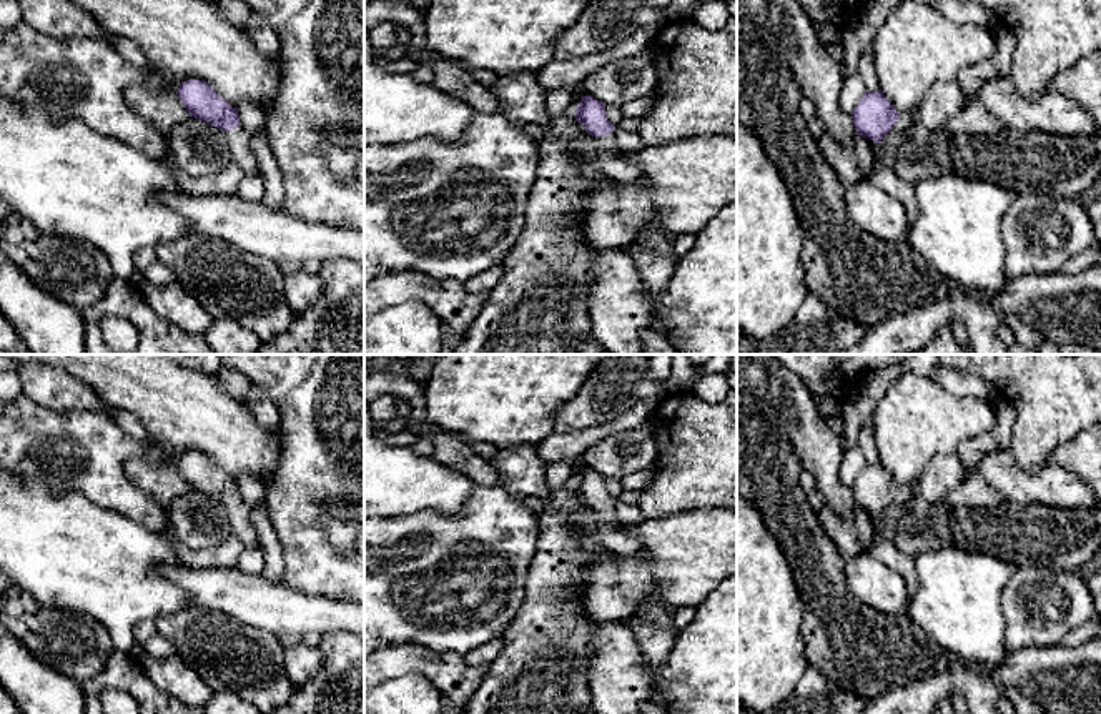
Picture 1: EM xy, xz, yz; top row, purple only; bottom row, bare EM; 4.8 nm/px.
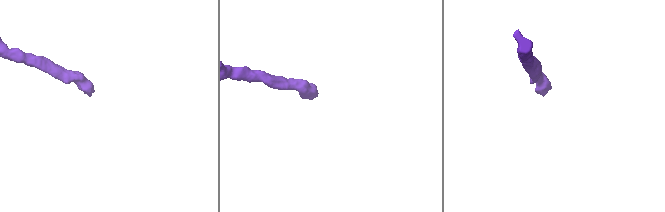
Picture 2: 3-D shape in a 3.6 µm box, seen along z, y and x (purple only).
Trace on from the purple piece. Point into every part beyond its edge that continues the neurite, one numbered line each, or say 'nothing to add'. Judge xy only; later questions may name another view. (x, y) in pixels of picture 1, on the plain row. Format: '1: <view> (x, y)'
1: xy (238, 511)

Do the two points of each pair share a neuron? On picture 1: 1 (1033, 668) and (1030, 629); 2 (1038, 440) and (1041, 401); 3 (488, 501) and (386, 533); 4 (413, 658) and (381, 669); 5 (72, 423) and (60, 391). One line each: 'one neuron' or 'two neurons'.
1: two neurons
2: one neuron
3: one neuron
4: one neuron
5: two neurons

